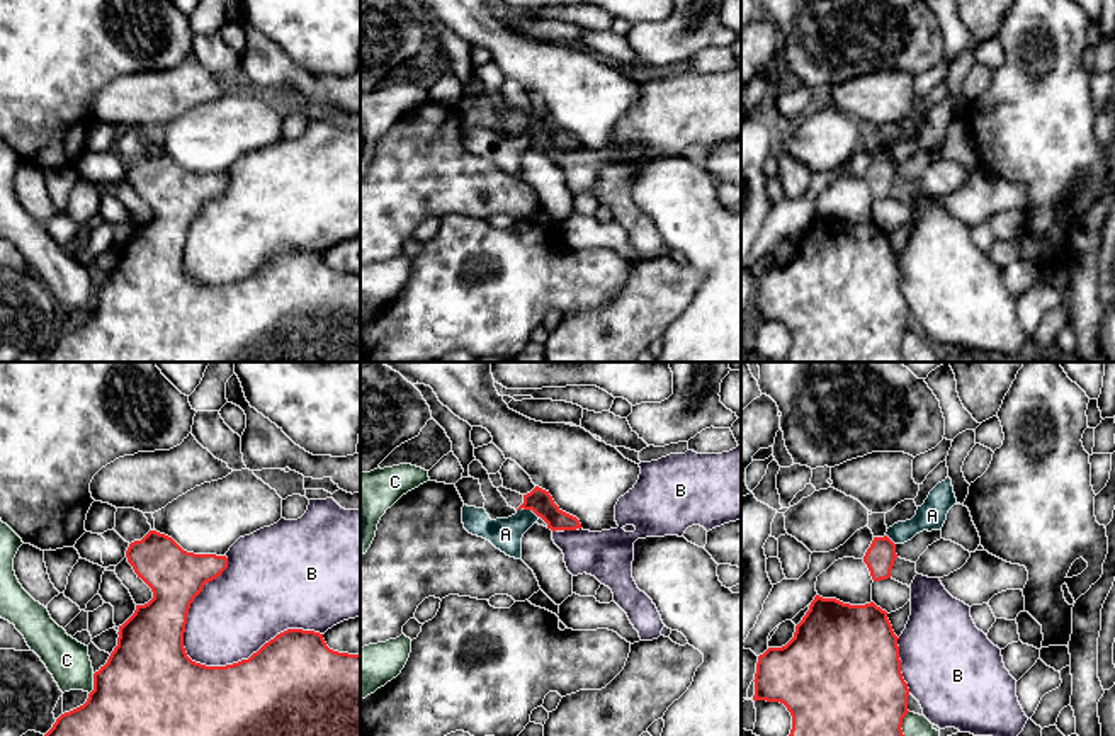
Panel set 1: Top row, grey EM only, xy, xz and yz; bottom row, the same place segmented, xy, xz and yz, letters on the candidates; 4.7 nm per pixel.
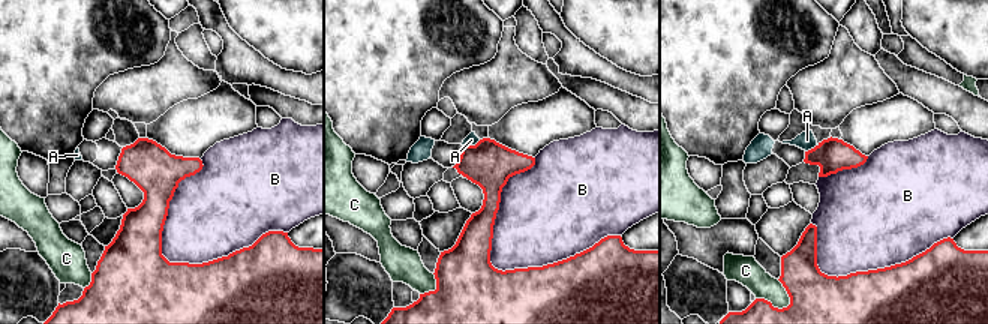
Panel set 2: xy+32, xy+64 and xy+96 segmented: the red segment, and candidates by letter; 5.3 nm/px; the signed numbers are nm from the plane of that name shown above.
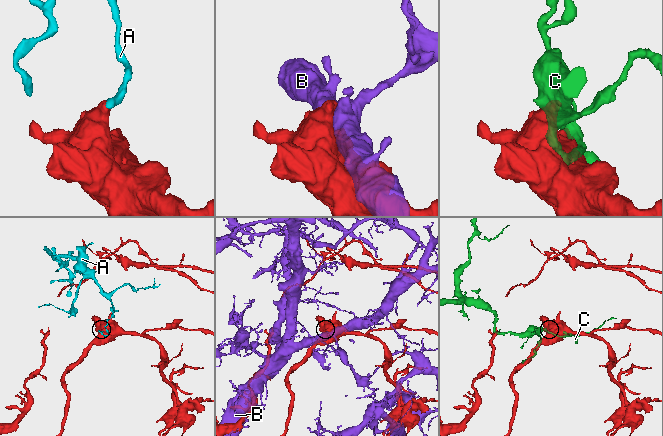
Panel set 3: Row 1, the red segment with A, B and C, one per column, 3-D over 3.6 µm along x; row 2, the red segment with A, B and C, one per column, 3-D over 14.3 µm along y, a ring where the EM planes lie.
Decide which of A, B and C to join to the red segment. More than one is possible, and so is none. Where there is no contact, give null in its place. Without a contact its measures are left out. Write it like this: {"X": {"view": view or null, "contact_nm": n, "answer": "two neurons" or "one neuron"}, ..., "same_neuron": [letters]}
{"A": {"view": "xz", "contact_nm": 110, "answer": "two neurons"}, "B": {"view": "xy", "contact_nm": 650, "answer": "two neurons"}, "C": {"view": "xy", "contact_nm": 110, "answer": "two neurons"}, "same_neuron": []}

